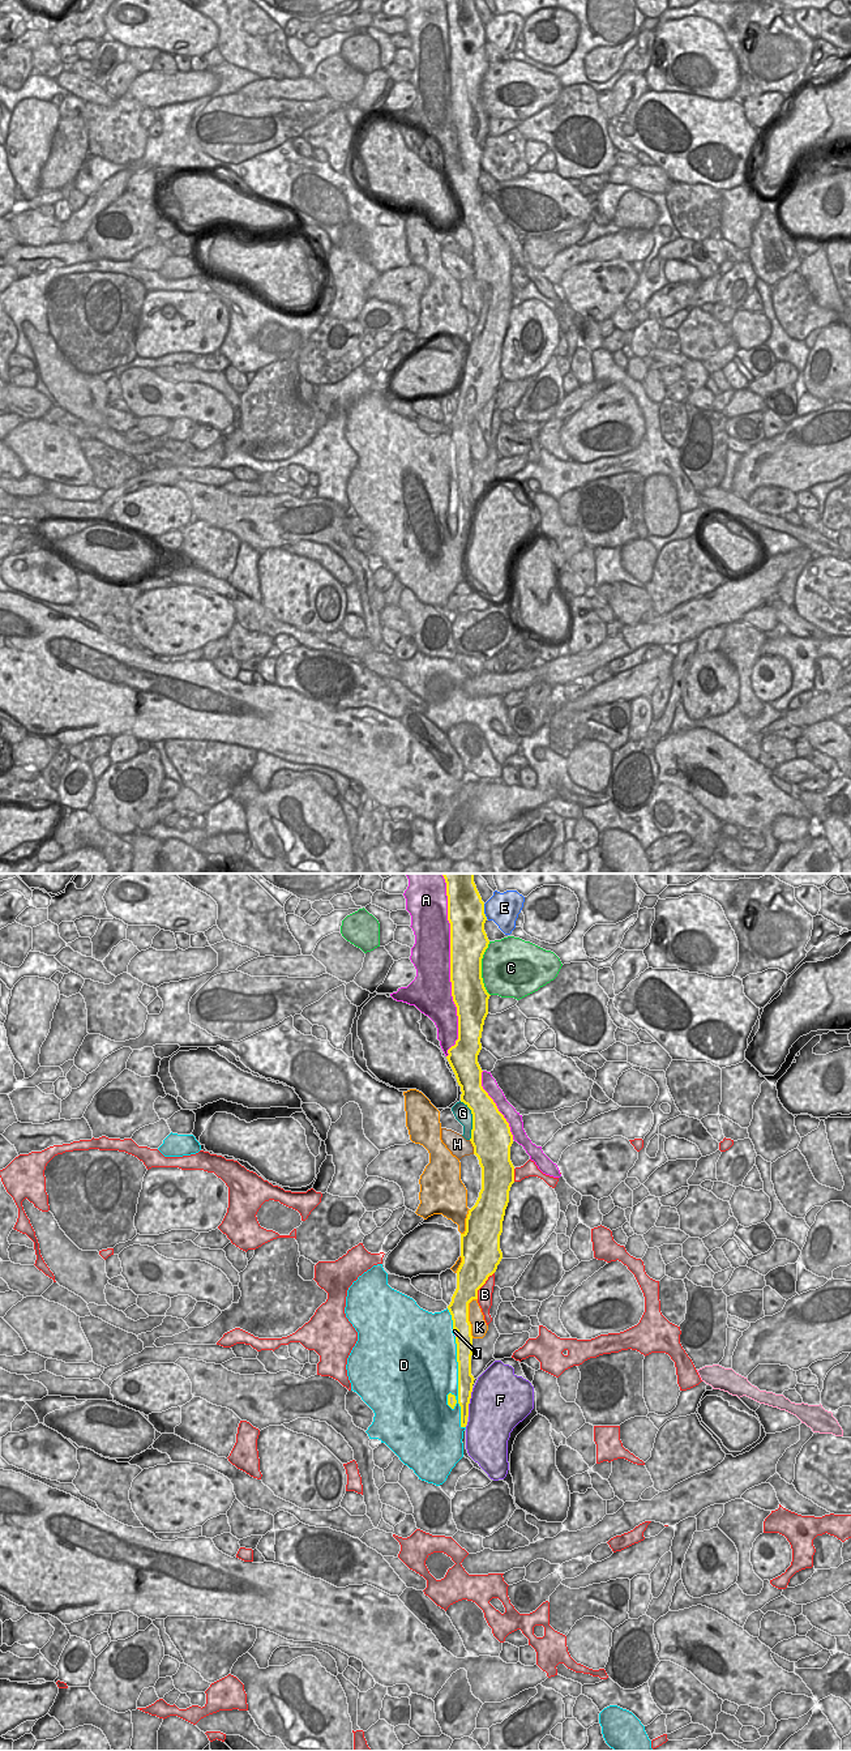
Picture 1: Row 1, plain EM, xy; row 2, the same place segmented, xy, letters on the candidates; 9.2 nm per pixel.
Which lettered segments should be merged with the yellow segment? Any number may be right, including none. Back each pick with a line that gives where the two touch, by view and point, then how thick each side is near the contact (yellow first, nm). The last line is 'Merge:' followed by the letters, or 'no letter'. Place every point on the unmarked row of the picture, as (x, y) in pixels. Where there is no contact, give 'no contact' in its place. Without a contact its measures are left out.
Merge: no letter

